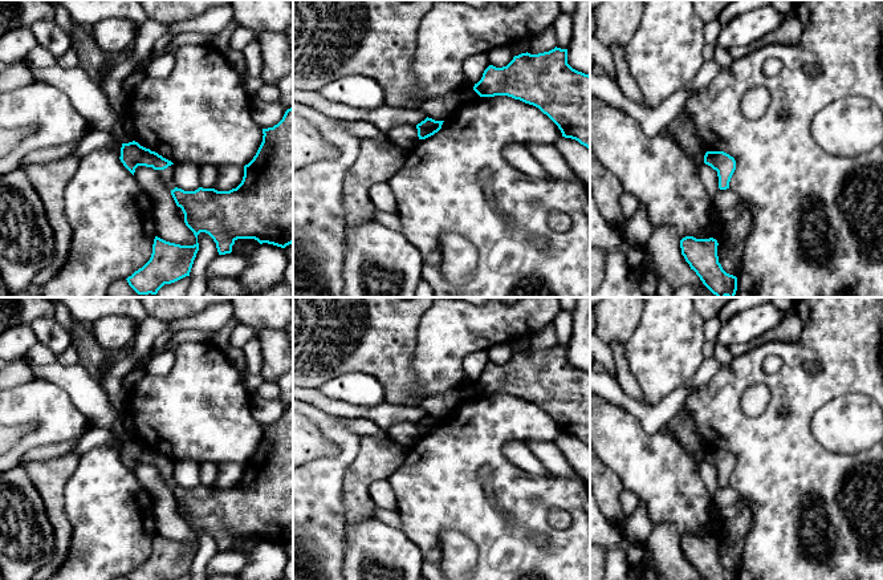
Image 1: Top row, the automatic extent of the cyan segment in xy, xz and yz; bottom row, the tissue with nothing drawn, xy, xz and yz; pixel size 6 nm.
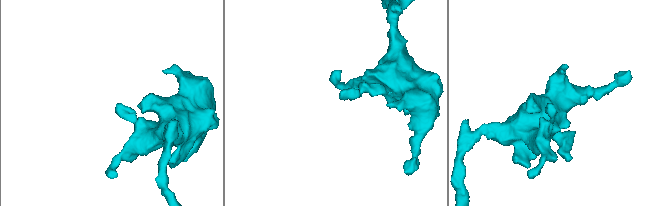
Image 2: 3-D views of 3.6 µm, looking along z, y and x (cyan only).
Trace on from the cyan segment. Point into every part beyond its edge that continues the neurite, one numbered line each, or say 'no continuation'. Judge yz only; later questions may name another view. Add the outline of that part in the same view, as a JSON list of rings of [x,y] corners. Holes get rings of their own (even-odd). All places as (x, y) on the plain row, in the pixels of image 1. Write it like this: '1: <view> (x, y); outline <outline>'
no continuation

